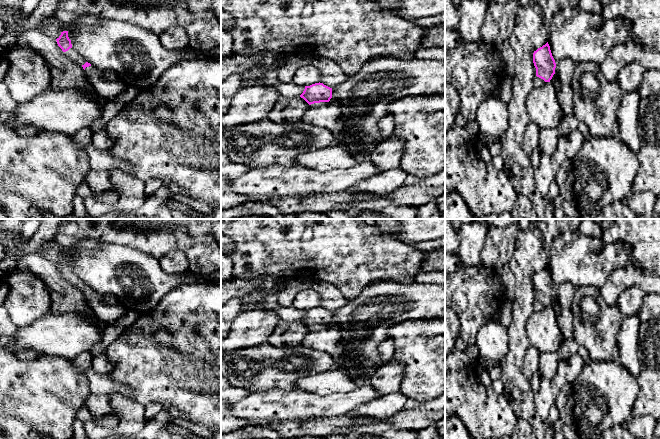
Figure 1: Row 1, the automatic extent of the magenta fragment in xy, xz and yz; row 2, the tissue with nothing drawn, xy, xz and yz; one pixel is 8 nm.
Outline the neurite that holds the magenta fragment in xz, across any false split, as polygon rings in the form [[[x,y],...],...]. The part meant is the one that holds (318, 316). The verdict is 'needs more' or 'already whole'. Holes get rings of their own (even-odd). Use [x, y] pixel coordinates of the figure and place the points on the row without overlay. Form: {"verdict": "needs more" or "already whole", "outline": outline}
{"verdict": "needs more", "outline": [[[315,307],[305,310],[300,319],[308,328],[302,345],[317,351],[328,353],[344,371],[350,371],[355,375],[361,375],[370,371],[376,372],[378,367],[364,367],[357,361],[352,361],[342,341],[342,335],[337,327],[331,327],[332,312],[323,307]]]}

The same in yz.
{"verdict": "needs more", "outline": [[[548,266],[534,275],[533,287],[536,300],[545,306],[550,306],[556,298],[562,307],[571,308],[576,288],[571,283],[563,283],[556,288]]]}

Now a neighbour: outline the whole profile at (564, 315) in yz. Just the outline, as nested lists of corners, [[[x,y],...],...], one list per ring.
[[[556,298],[553,299],[550,306],[556,312],[557,323],[565,340],[573,338],[573,313],[571,309],[562,307]]]

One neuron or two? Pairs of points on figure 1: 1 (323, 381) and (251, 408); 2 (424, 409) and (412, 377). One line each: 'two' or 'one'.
1: two
2: two

